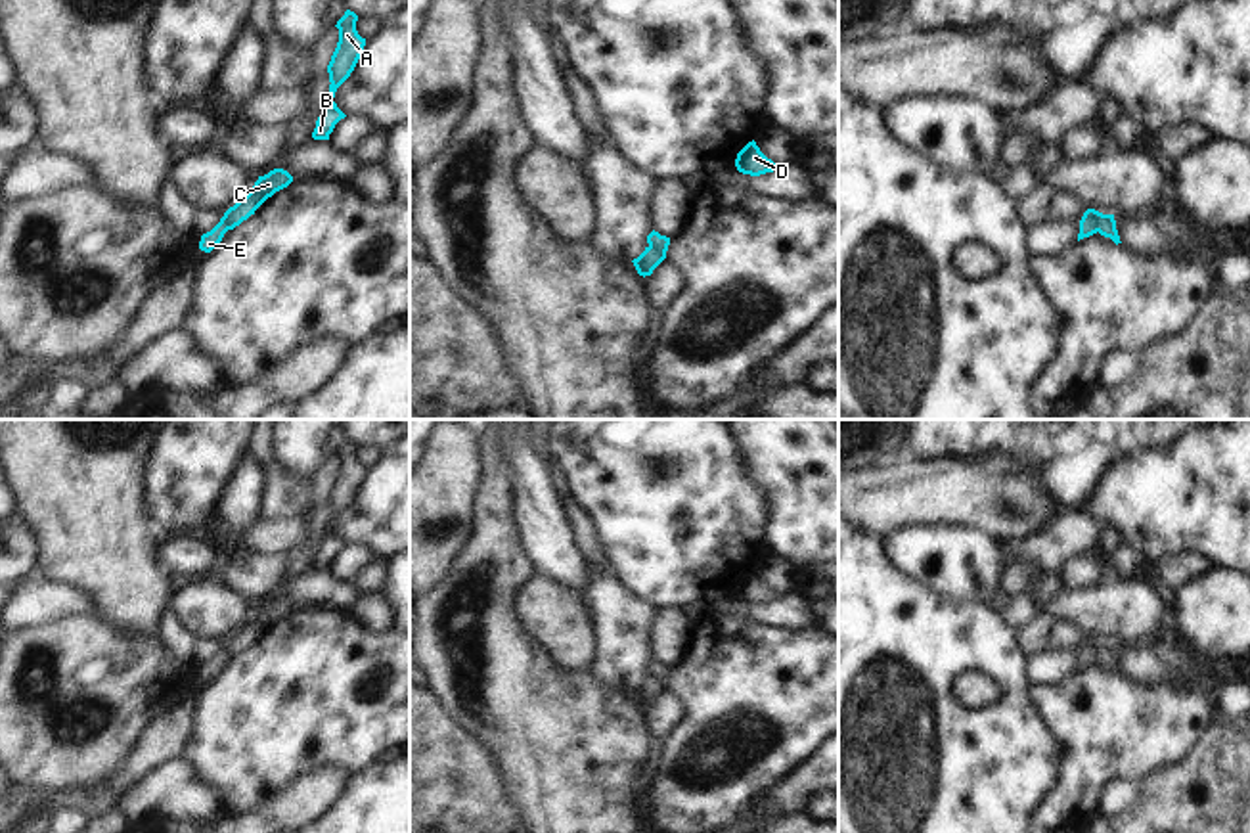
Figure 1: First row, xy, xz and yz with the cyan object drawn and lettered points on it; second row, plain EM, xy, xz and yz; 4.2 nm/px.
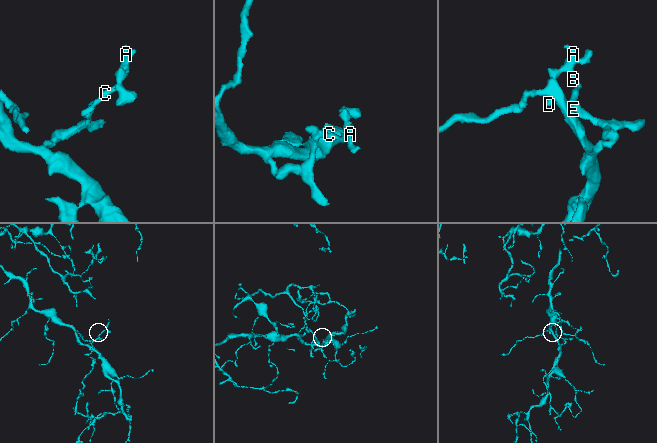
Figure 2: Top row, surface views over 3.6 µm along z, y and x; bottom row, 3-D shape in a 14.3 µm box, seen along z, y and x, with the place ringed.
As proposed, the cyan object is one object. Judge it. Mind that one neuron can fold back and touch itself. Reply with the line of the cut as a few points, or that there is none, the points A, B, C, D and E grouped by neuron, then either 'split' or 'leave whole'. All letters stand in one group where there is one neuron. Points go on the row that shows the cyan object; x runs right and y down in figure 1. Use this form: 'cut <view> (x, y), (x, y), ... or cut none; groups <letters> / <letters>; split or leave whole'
cut yz (1103, 215), (1095, 230); groups A B C D / E; split

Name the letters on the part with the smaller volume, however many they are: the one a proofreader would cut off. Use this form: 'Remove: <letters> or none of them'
Remove: A, B, C, D

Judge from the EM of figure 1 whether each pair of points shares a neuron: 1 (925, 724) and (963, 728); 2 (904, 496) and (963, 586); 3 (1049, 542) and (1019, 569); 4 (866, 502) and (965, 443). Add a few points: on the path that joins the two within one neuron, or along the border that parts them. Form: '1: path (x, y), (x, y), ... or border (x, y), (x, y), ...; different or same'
1: path (935, 730), (954, 730); same
2: border (967, 525), (917, 523), (898, 527), (885, 539); different
3: border (1007, 560), (1036, 560), (1055, 579); different
4: border (904, 452), (915, 458), (988, 456); different

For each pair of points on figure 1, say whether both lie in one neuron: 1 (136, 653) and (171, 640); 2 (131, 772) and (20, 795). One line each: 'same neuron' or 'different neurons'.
1: different neurons
2: same neuron

